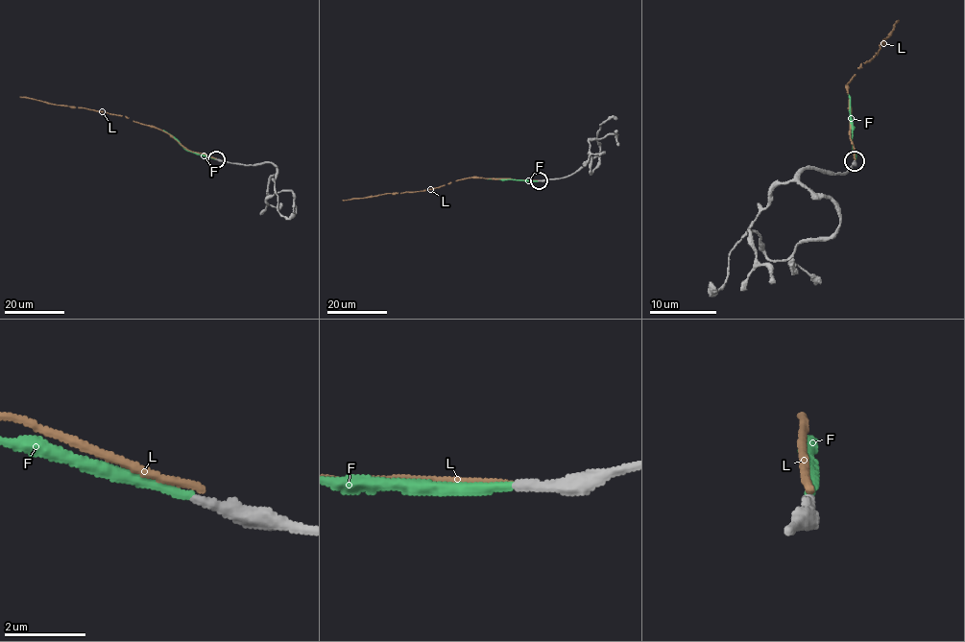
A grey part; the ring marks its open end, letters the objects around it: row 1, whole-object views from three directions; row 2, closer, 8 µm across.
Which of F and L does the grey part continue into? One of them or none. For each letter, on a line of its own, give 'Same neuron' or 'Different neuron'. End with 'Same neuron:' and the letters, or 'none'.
F: Same neuron
L: Different neuron
Same neuron: F

